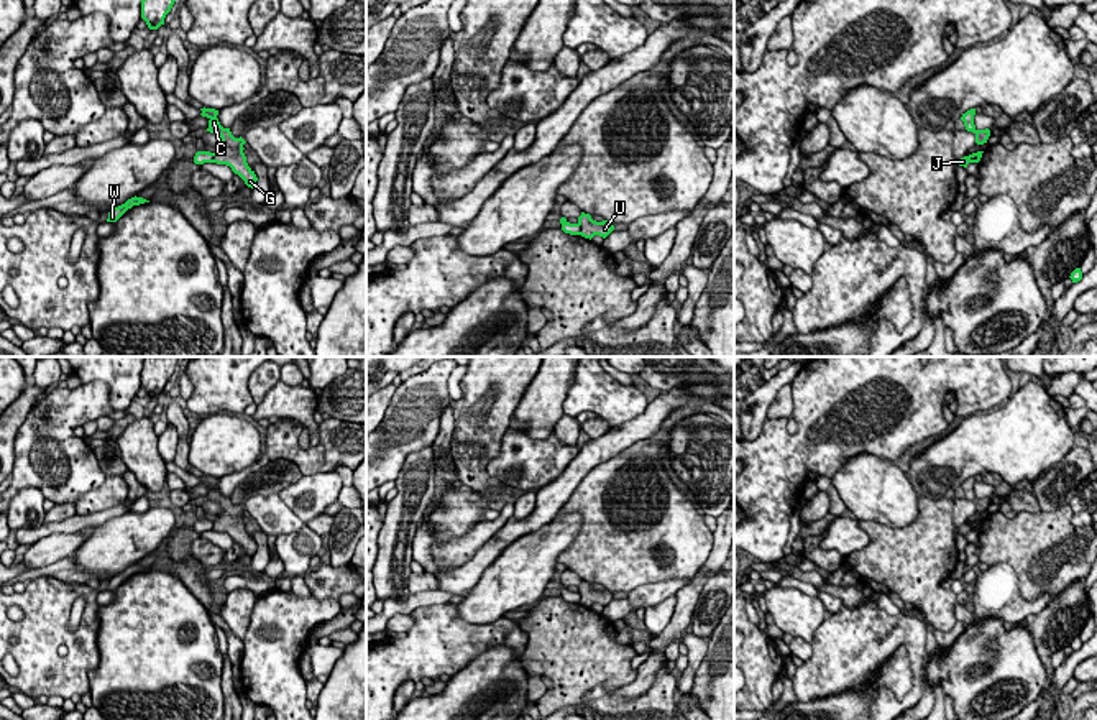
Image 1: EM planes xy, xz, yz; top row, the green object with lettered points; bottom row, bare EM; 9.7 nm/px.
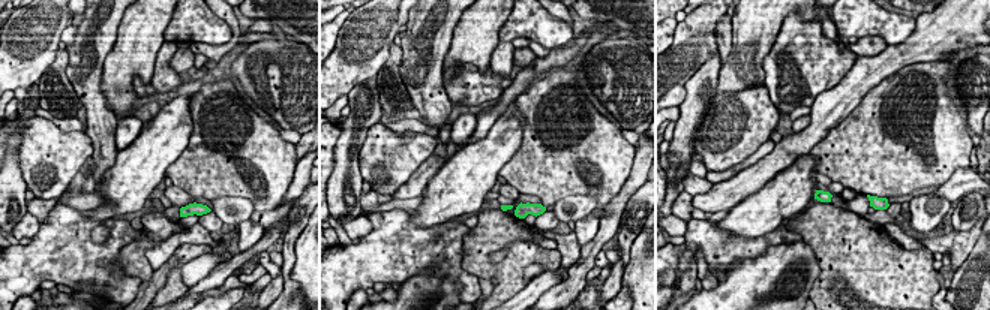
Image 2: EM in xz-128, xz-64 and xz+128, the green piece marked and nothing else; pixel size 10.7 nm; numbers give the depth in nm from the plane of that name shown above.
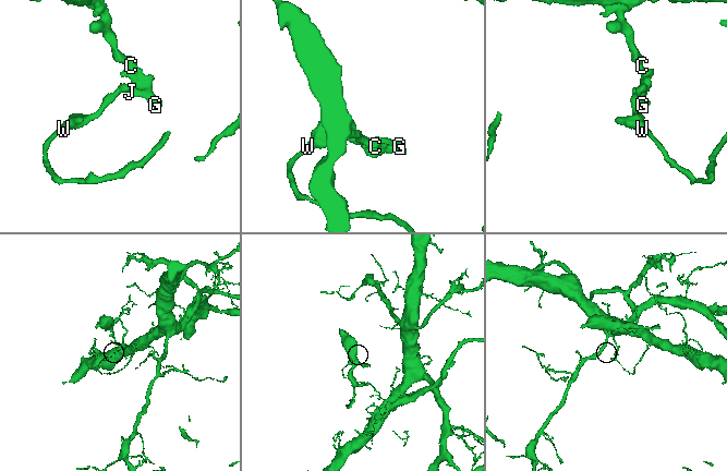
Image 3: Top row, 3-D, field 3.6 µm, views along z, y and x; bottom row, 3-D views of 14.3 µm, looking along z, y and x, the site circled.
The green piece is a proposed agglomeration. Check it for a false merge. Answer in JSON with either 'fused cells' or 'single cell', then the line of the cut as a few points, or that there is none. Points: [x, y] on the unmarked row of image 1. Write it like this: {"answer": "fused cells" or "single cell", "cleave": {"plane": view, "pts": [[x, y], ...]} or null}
{"answer": "fused cells", "cleave": {"plane": "xz", "pts": [[578, 590], [580, 602]]}}

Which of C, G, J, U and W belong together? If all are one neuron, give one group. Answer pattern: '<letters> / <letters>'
C G J U / W

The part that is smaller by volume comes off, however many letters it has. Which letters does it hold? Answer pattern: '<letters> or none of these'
C, G, J, U

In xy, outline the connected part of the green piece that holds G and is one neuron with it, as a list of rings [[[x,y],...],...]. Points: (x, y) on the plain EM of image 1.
[[[200,477],[202,485],[209,487],[207,500],[215,501],[222,506],[222,513],[213,521],[212,531],[227,533],[235,542],[238,542],[248,556],[255,556],[258,546],[255,539],[248,534],[246,524],[243,521],[243,513],[246,511],[241,505],[235,506],[230,496],[223,496],[217,487],[218,478],[215,477]]]

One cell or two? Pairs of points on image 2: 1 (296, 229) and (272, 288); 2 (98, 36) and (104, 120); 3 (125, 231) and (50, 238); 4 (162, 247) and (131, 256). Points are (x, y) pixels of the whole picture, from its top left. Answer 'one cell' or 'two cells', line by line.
1: two cells
2: one cell
3: one cell
4: two cells

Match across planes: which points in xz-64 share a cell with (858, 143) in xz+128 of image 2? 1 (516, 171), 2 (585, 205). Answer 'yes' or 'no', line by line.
1: yes
2: no

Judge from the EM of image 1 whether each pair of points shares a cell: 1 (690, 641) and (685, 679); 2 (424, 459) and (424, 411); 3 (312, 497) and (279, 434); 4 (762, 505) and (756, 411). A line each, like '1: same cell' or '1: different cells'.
1: same cell
2: different cells
3: different cells
4: different cells

